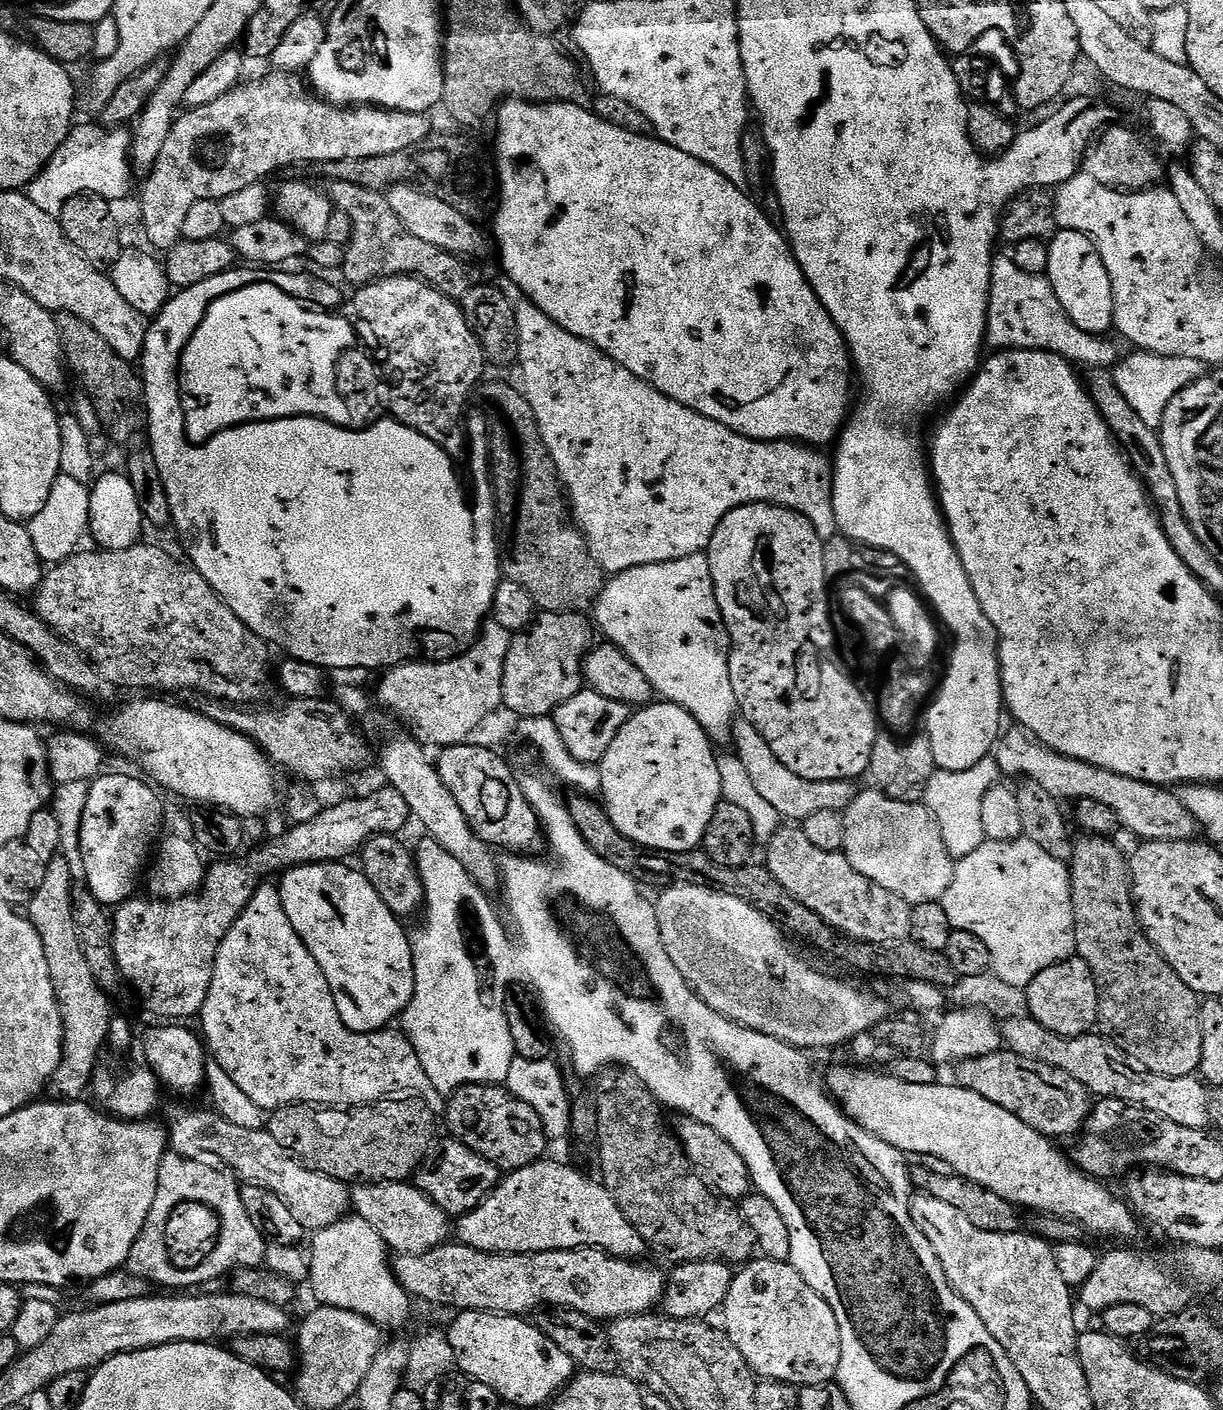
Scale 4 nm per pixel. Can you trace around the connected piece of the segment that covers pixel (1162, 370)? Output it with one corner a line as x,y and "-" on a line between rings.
1139,350
1131,353
1119,361
1111,369
1111,374
1116,380
1118,390
1122,390
1122,398
1130,402
1134,414
1146,422
1146,426
1159,429
1162,418
1166,414
1166,406
1179,392
1186,390
1195,380
1200,380
1206,375
1206,366
1194,358
1174,358
1173,356
1159,356
1153,352
1141,352

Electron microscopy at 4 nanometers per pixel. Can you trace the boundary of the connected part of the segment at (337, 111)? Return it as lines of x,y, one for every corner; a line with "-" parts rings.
279,70
269,73
261,80
237,84
206,106
188,108
185,116
177,115
140,196
144,236
154,247
167,250
180,243
182,218
194,202
225,200
245,186
267,181
271,172
291,164
309,166
398,154
430,134
427,115
329,104
309,91
299,75

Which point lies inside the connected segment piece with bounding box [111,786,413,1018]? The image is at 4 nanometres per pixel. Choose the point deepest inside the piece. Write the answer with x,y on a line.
166,948

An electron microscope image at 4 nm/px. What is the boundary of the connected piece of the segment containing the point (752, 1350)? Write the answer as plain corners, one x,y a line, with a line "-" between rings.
753,1259
745,1263
732,1277
732,1284
722,1305
724,1312
723,1331
728,1333
730,1342
738,1346
738,1354
764,1380
776,1380
779,1384
791,1384
797,1389
819,1384
831,1384
842,1358
842,1334
838,1330
838,1318
830,1310
830,1302
798,1274
792,1263
783,1260

